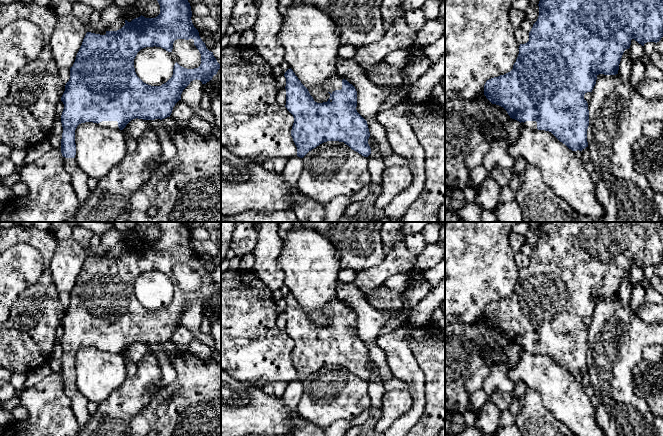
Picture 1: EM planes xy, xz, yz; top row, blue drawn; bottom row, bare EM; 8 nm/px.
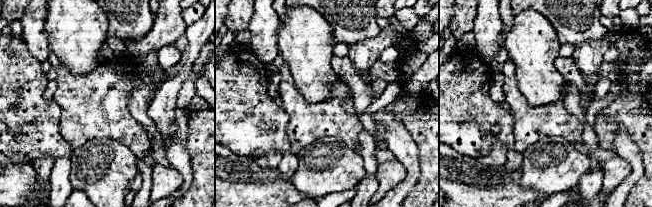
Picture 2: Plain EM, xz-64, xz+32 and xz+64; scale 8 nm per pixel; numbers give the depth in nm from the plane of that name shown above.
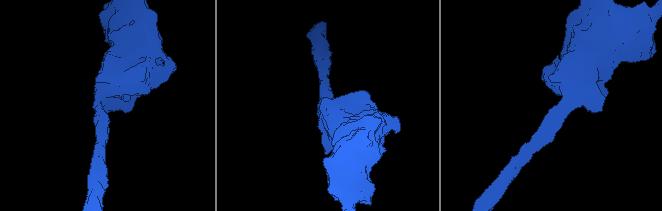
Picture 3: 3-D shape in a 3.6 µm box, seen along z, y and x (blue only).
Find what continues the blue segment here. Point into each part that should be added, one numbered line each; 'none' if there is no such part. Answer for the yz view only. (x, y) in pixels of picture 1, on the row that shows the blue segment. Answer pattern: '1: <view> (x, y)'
1: yz (532, 125)

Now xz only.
1: xz (334, 83)

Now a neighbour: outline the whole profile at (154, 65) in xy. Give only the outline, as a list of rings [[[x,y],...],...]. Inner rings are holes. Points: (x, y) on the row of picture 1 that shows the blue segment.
[[[154,46],[143,48],[137,53],[134,68],[144,83],[161,86],[172,77],[175,63],[171,52]]]

